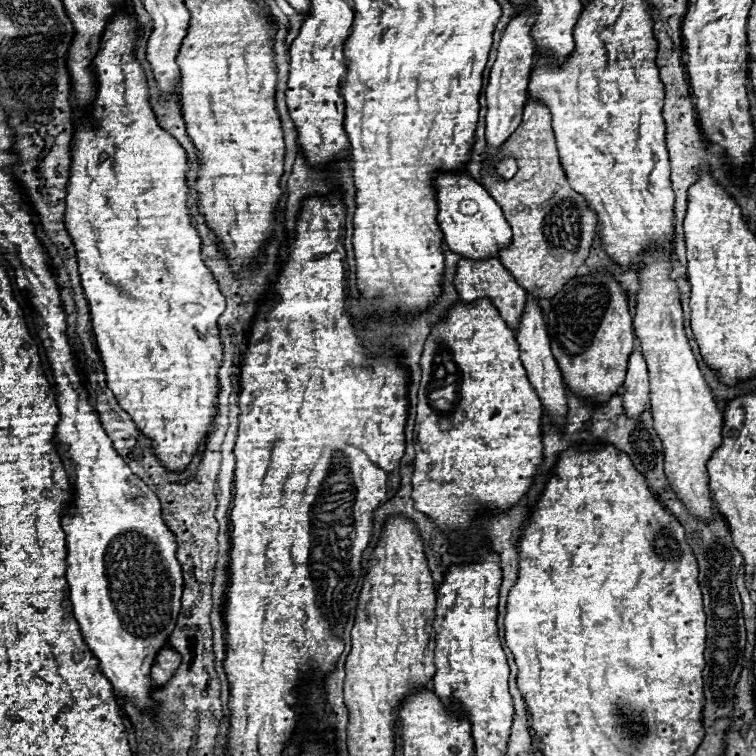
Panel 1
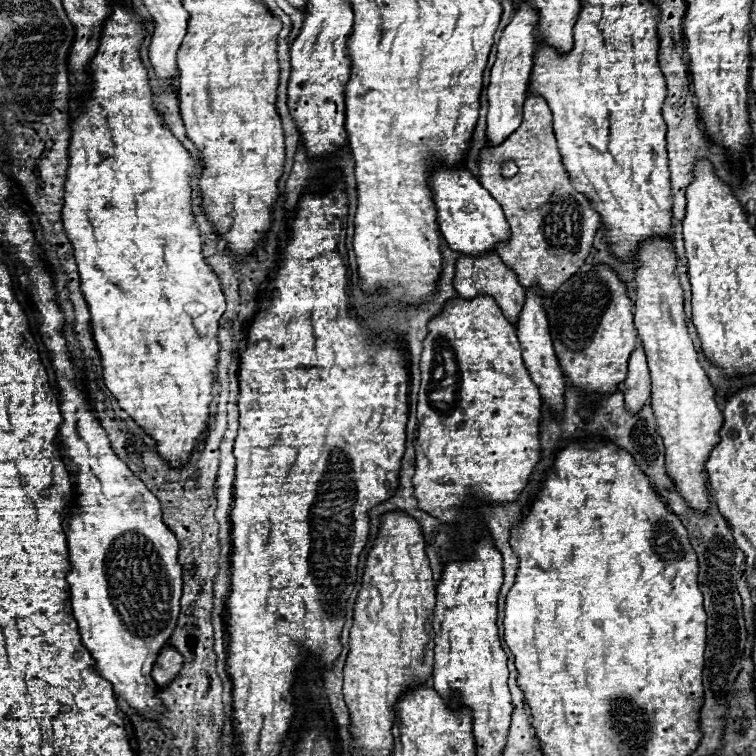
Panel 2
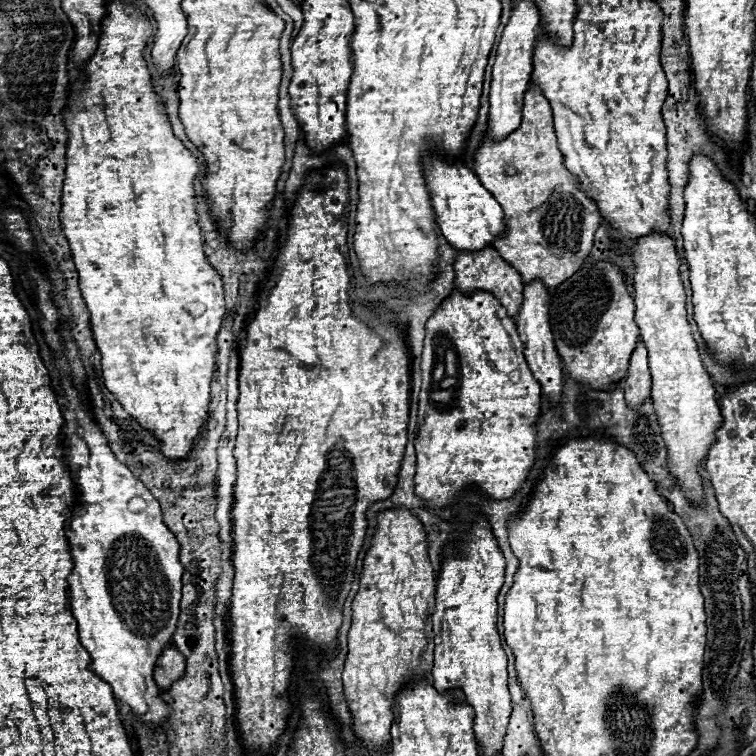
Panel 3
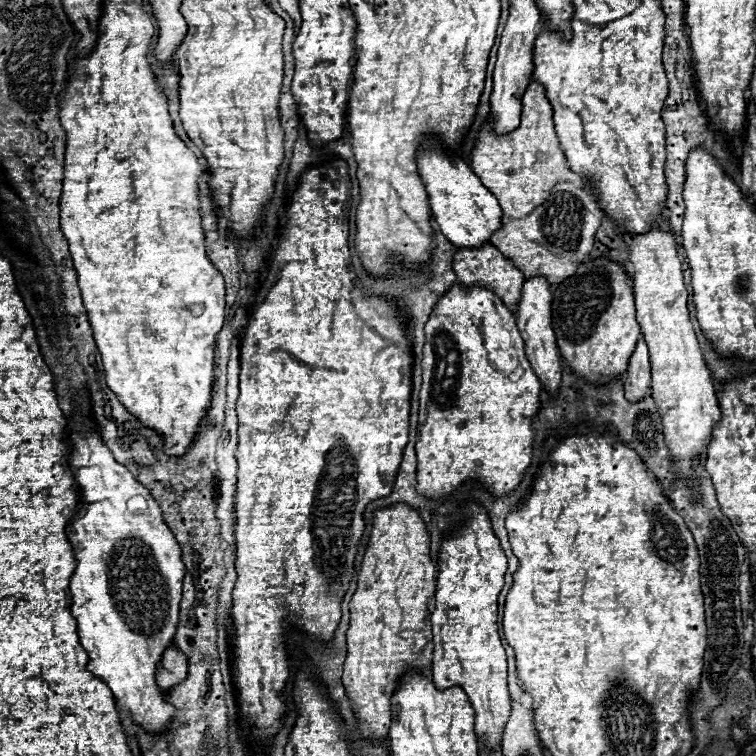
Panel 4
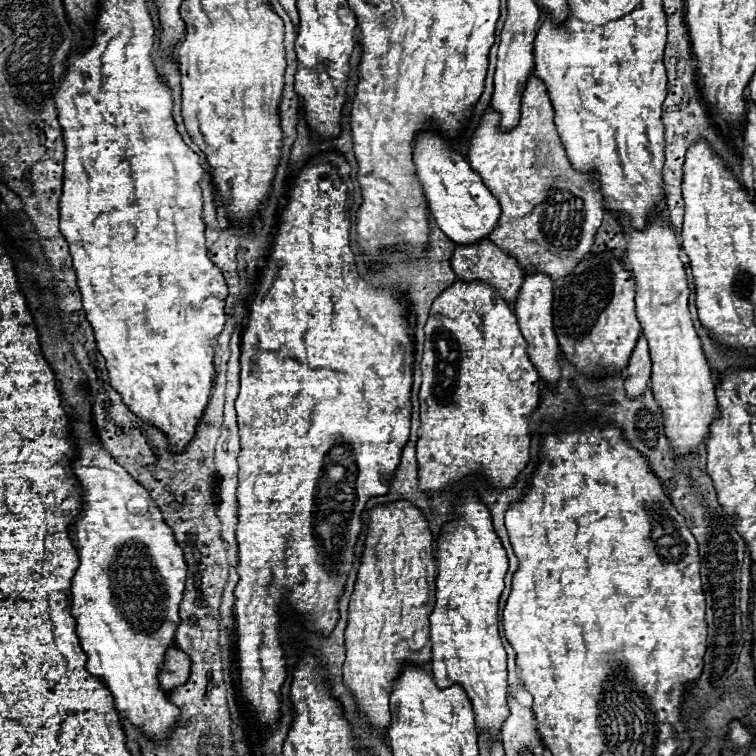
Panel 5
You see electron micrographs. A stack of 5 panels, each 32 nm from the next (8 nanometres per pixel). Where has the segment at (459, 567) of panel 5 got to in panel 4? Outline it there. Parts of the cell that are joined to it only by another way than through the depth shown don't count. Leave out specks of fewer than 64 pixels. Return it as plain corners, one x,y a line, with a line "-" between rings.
478,504
466,506
468,520
462,530
454,536
446,538
440,546
440,572
436,586
436,610
432,612
432,642
434,642
434,662
432,662
432,680
438,690
446,690
452,686
460,686
472,708
476,710
474,730
478,740
486,744
492,752
502,744
502,730
506,726
506,718
510,718
510,694
506,686
506,652
502,648
502,640
498,634
496,618
498,618
498,594
504,586
504,572
508,568
506,556
500,548
500,540
494,536
486,510

